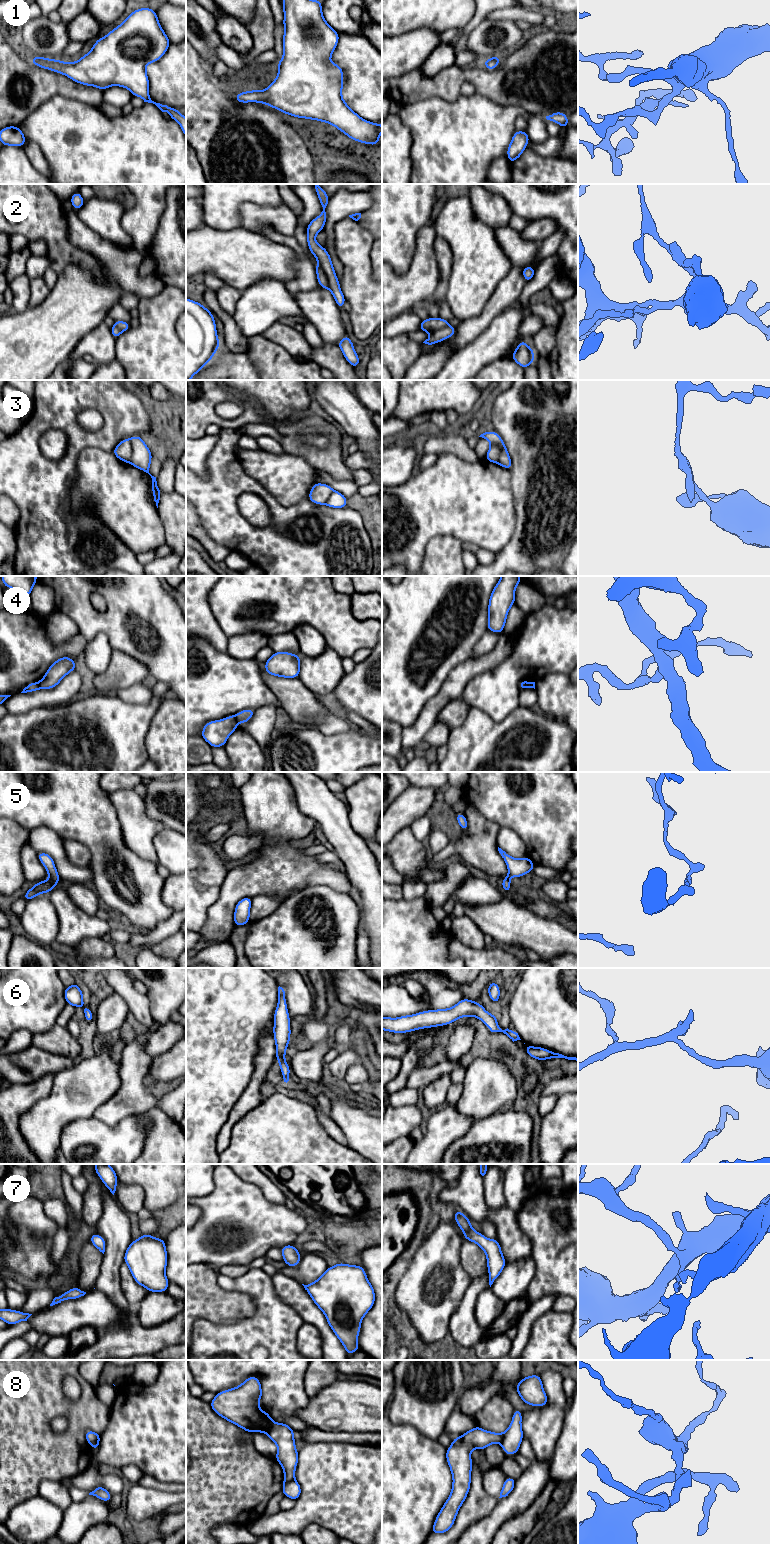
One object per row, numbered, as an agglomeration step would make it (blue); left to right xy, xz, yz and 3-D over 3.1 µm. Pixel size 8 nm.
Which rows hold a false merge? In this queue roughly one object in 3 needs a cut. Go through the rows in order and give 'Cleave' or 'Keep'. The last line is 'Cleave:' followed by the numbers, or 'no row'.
1: Keep
2: Keep
3: Cleave
4: Cleave
5: Keep
6: Keep
7: Keep
8: Cleave
Cleave: 3, 4, 8

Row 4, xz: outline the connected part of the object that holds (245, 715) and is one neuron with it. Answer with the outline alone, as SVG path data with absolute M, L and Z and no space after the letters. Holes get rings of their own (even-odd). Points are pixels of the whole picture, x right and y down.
M244 709L241 712L238 712L234 715L236 719L236 723L246 723L248 722L254 715L254 709Z

